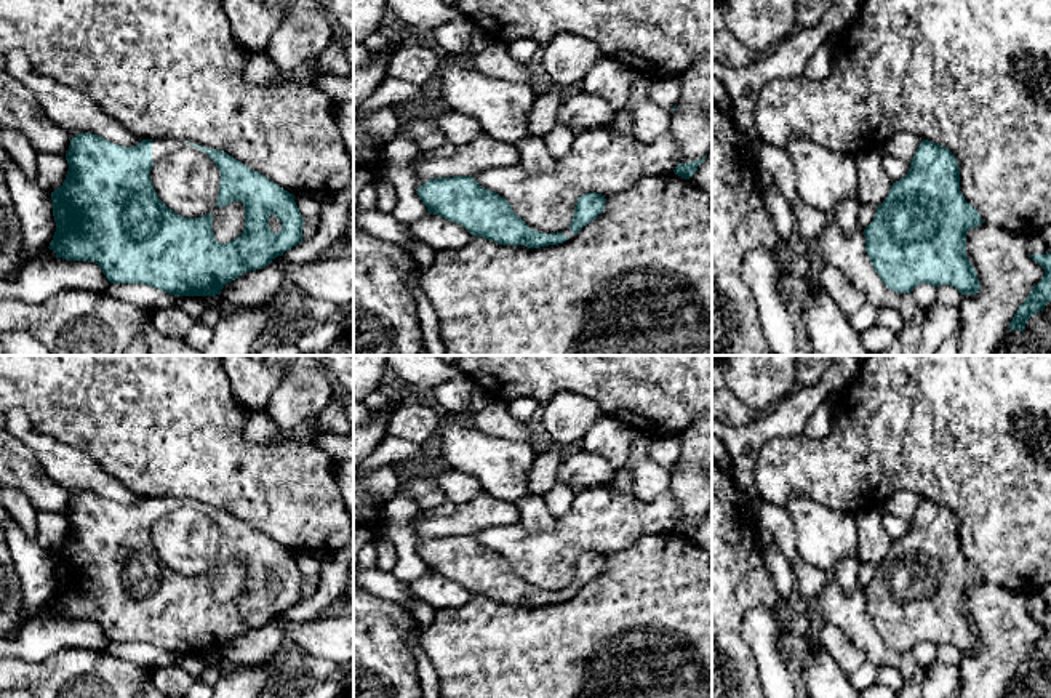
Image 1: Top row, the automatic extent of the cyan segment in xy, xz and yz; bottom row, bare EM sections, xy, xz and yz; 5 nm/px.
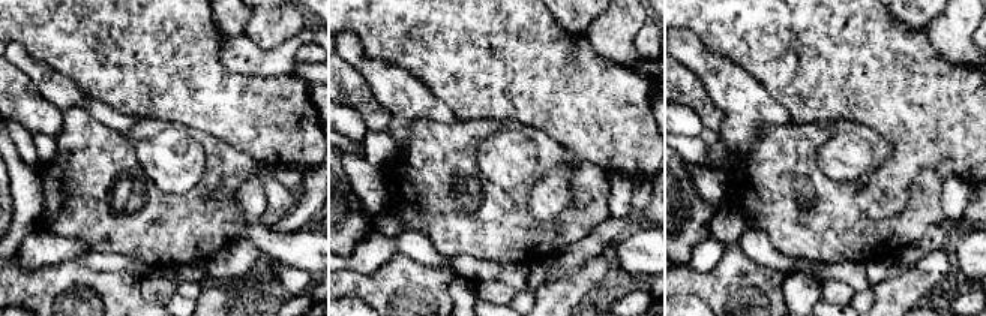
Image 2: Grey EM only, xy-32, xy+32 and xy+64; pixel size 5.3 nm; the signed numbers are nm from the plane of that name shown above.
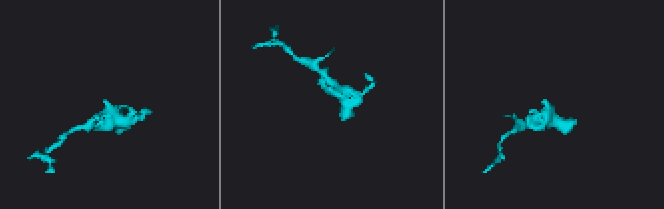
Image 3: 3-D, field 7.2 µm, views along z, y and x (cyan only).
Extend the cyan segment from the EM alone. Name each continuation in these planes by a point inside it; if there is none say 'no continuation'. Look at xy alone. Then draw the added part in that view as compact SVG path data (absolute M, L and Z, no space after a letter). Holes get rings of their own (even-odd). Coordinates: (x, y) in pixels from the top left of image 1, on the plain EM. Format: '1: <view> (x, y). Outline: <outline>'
1: xy (162, 506). Outline: M171 496L152 498L152 522L155 524L158 519L174 512L184 504L186 501L182 498L171 498Z

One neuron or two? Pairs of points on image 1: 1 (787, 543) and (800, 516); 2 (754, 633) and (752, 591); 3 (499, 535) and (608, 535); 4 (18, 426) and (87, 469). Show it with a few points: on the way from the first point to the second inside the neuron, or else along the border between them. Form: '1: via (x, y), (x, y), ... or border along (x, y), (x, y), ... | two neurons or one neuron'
1: border along (783, 506), (794, 525), (795, 551), (810, 562) | two neurons
2: border along (781, 613), (751, 607), (741, 625), (744, 642) | two neurons
3: via (527, 543), (562, 543), (573, 535), (581, 535) | one neuron
4: via (35, 441), (69, 466) | one neuron

